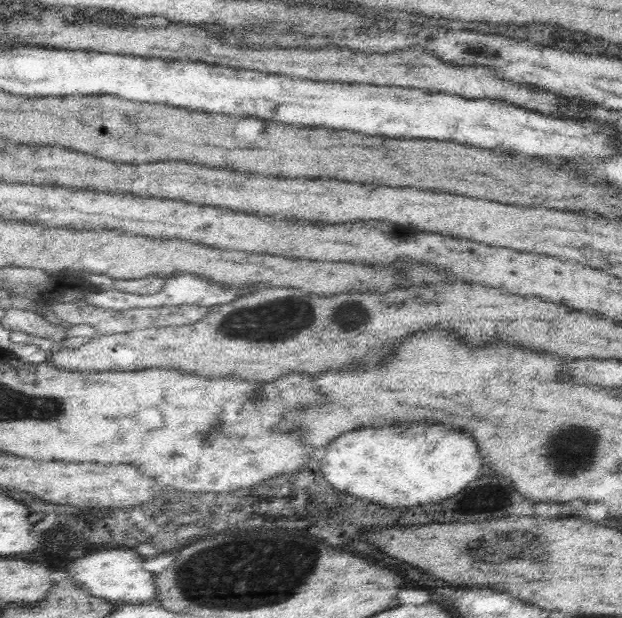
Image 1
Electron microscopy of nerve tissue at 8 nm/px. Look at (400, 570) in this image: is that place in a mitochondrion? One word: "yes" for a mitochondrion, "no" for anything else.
no

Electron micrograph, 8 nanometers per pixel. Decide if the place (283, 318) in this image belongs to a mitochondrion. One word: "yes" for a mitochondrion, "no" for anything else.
yes

